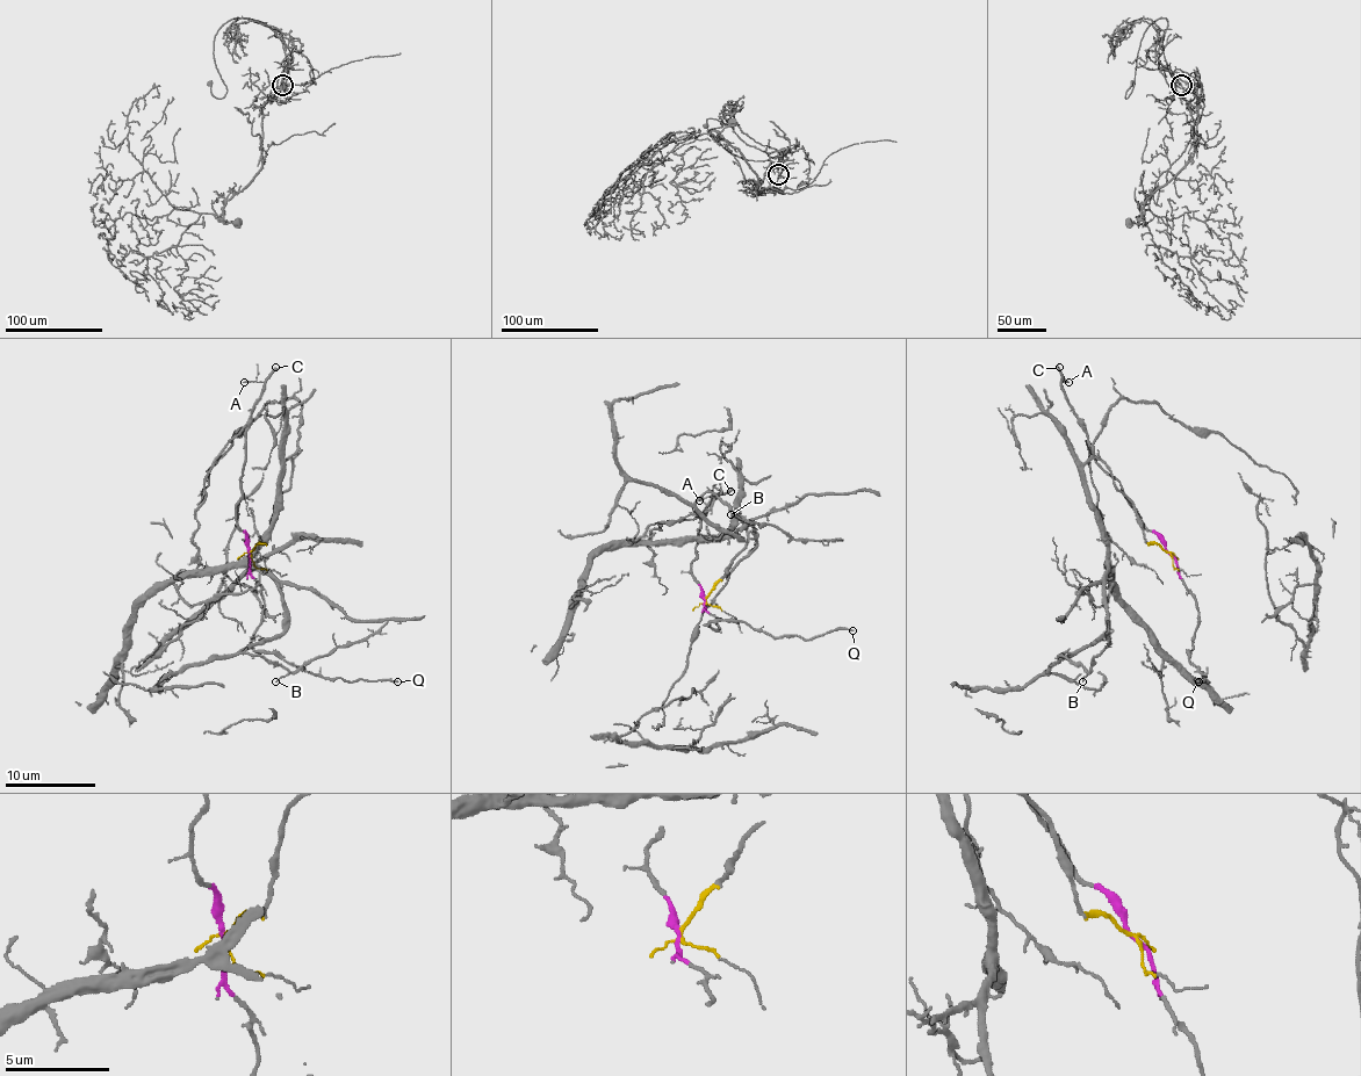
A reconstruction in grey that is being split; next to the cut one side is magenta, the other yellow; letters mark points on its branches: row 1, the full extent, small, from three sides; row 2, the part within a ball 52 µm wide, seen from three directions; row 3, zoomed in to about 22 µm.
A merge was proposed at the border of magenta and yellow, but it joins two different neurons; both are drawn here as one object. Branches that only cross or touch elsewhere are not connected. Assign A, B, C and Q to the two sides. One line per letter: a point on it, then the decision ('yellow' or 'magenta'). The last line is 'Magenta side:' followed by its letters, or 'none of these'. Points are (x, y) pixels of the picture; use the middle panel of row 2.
A: (699, 500) | magenta
B: (731, 514) | yellow
C: (731, 491) | magenta
Q: (852, 630) | magenta
Magenta side: A, C, Q

